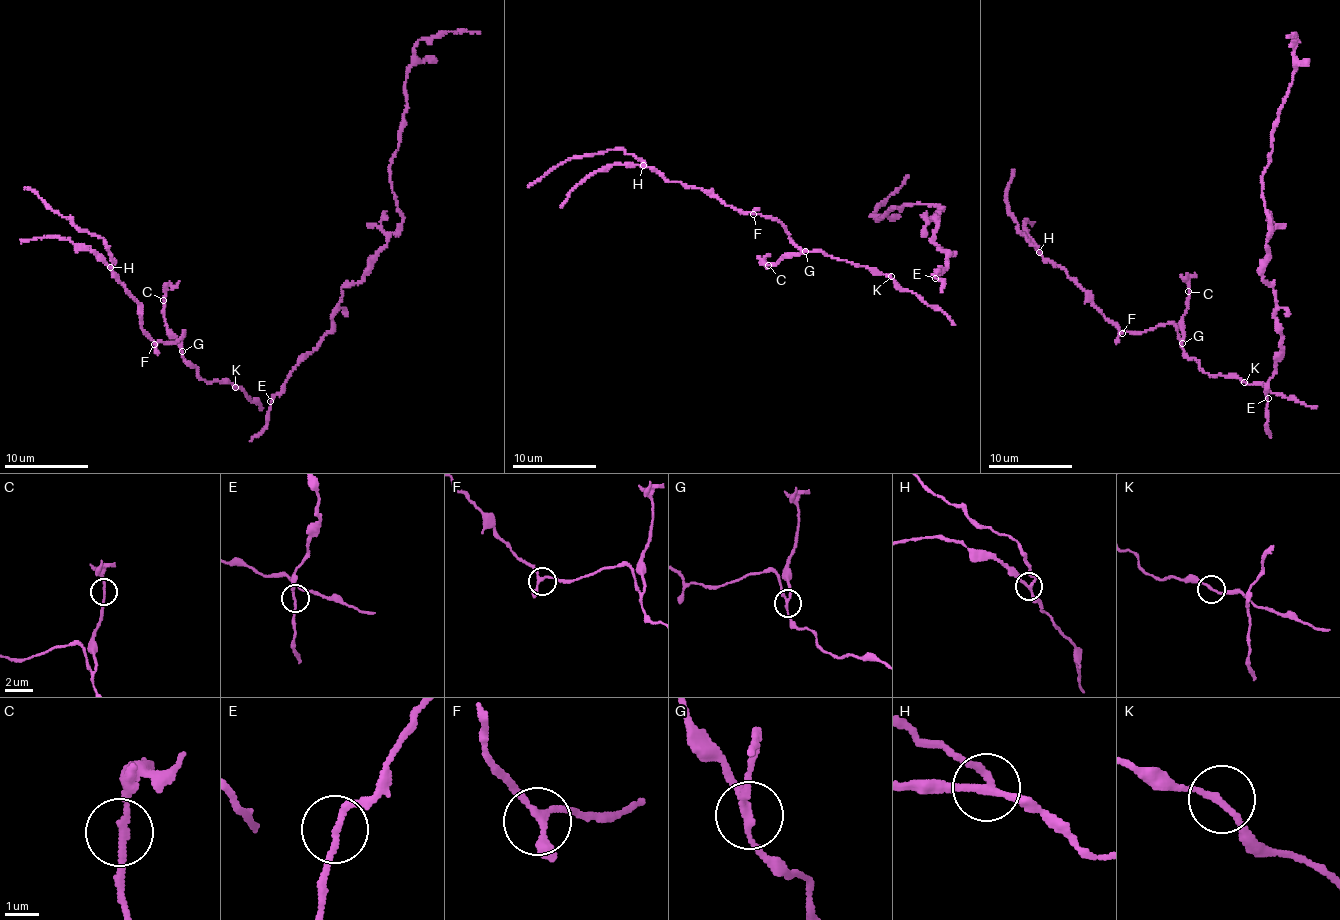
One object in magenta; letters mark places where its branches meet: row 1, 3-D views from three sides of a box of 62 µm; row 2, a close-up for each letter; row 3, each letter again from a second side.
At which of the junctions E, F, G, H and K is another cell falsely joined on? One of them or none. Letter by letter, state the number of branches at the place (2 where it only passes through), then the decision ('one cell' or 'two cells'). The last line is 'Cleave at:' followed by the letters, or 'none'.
E: 2 | one cell
F: 3 | one cell
G: 3 | two cells
H: 3 | one cell
K: 2 | one cell
Cleave at: G

